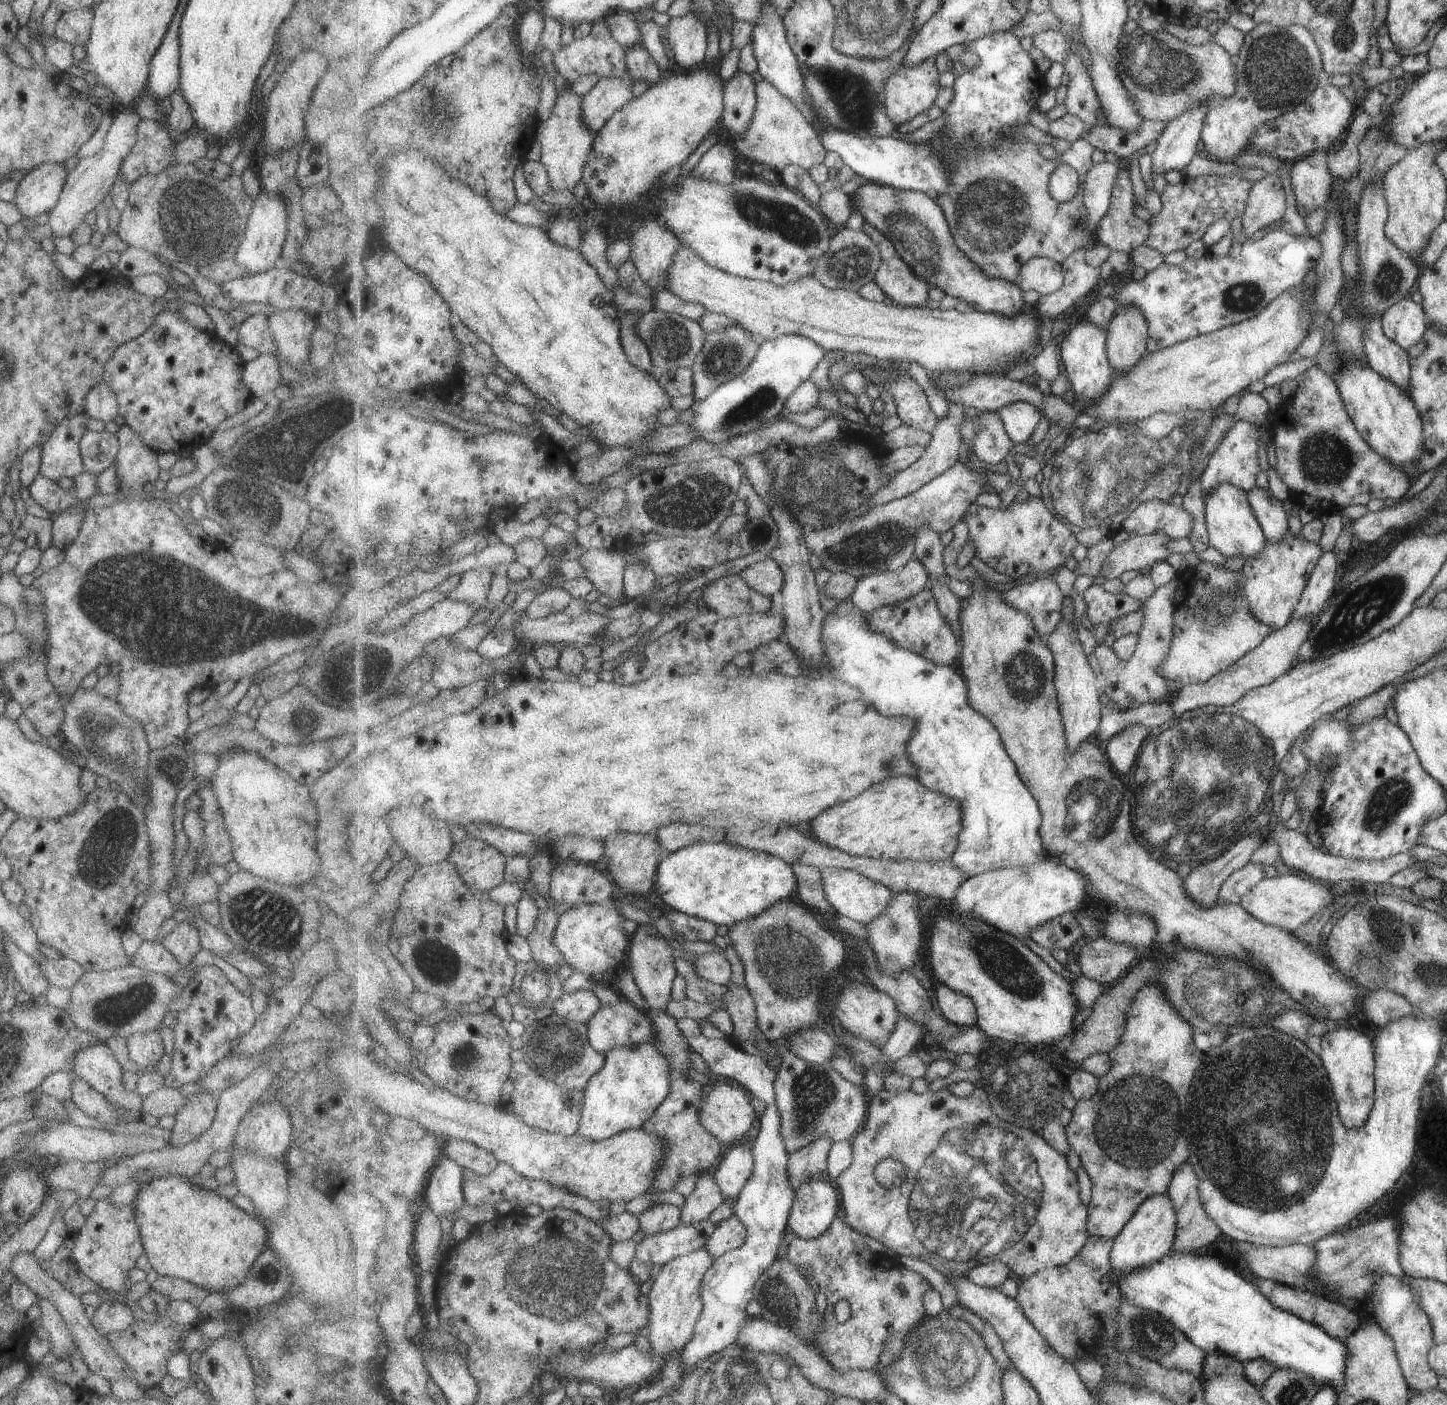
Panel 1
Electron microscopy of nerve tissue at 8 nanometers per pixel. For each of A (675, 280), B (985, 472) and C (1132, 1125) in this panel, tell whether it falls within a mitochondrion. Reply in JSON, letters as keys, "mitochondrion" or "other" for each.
{"A":"other","B":"other","C":"mitochondrion"}

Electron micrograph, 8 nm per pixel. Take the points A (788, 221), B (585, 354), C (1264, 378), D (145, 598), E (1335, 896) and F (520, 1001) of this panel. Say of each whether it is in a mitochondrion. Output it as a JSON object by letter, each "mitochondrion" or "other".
{"A":"mitochondrion","B":"other","C":"other","D":"mitochondrion","E":"other","F":"other"}

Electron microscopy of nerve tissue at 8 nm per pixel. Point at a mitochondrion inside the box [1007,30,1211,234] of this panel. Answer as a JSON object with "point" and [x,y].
{"point":[1181,70]}

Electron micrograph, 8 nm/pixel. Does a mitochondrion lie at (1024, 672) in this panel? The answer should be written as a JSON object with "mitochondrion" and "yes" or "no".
{"mitochondrion":"yes"}

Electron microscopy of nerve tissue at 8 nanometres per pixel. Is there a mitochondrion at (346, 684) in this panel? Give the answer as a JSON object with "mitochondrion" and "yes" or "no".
{"mitochondrion":"yes"}

